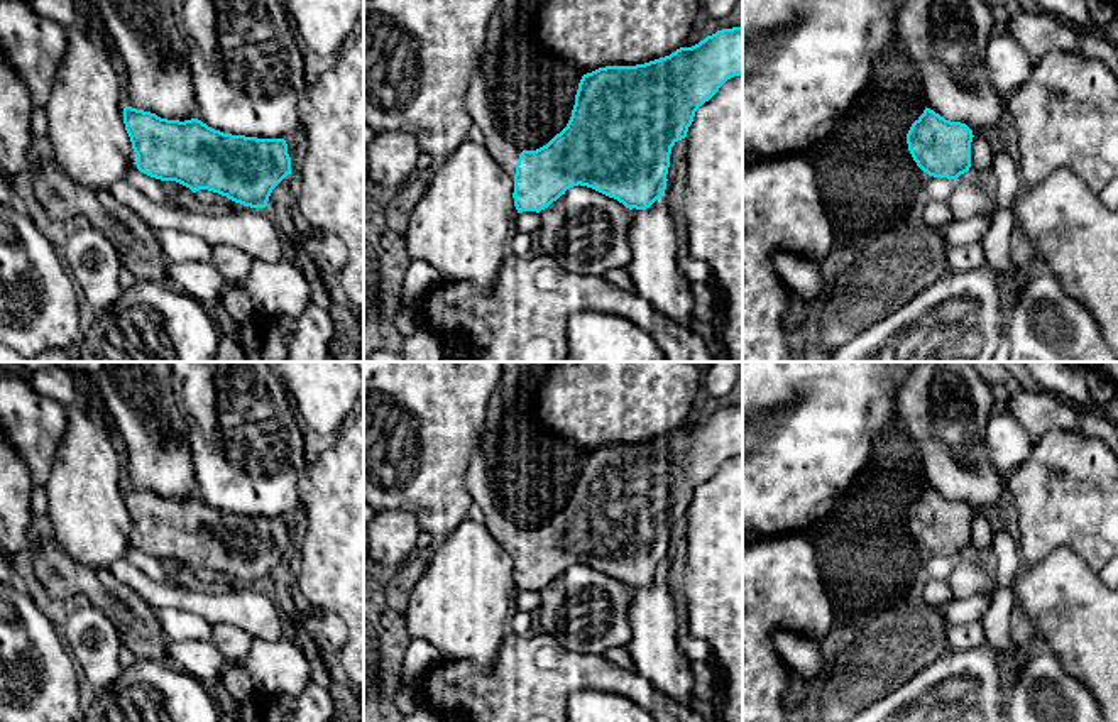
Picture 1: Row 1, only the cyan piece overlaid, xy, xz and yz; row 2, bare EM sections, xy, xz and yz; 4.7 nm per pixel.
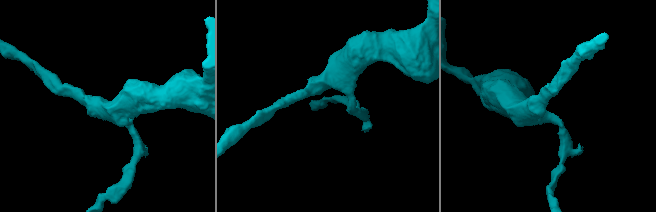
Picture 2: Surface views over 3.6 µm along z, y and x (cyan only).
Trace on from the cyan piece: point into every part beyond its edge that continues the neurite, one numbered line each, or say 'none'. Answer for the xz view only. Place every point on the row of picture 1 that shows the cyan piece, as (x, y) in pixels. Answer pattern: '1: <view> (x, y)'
1: xz (481, 107)

